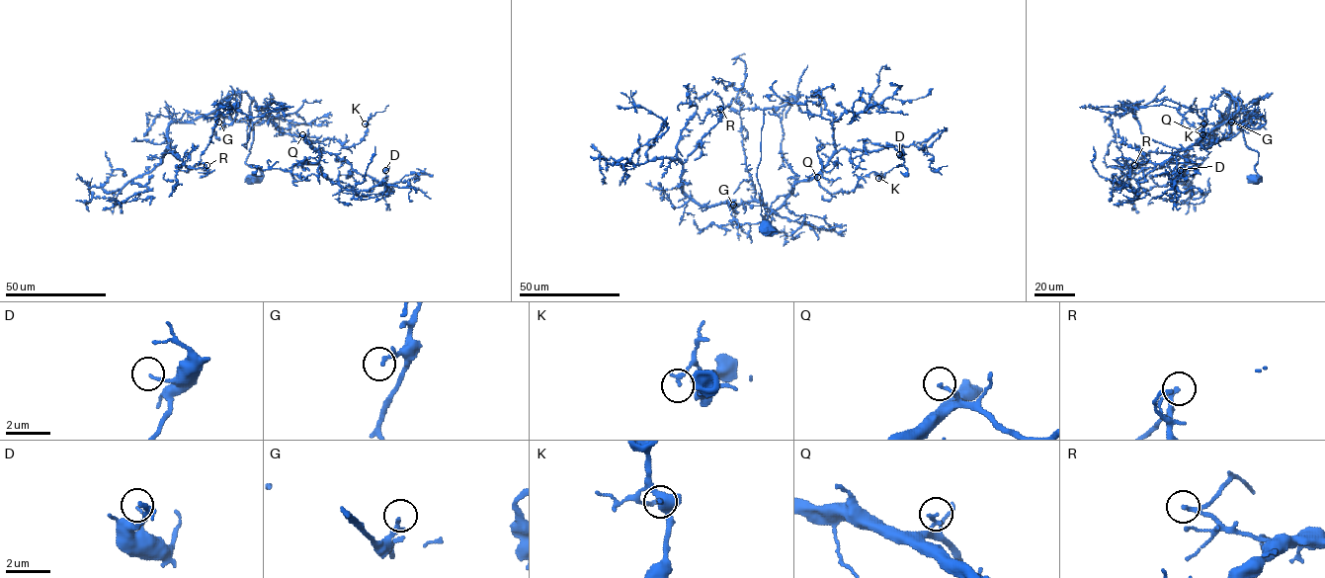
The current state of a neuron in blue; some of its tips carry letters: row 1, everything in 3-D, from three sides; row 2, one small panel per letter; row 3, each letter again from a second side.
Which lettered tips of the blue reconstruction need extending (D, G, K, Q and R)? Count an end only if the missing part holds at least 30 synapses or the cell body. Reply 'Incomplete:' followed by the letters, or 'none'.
Incomplete: R

